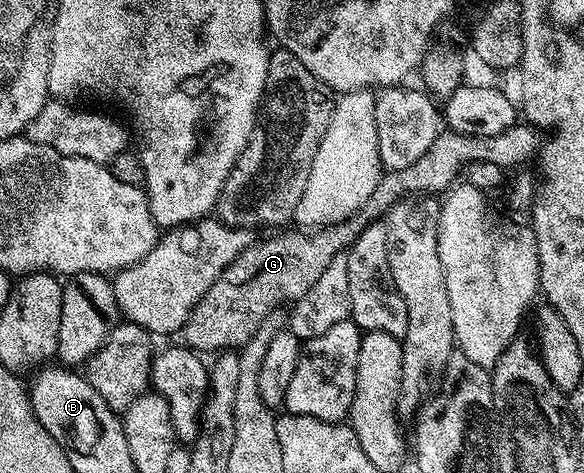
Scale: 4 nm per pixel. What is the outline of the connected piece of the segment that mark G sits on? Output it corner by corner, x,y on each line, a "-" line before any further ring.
518,122
502,134
489,136
463,136
461,132
441,131
425,156
413,165
396,172
385,171
378,186
374,186
374,194
370,194
359,213
349,220
313,232
280,230
269,235
272,236
269,240
257,239
242,254
238,254
238,258
234,258
234,262
230,262
230,266
226,266
226,270
216,279
214,286
206,290
198,306
194,306
182,329
183,343
197,354
239,350
271,312
277,311
278,306
284,306
280,304
287,305
300,300
302,294
306,294
306,290
318,282
322,270
326,270
326,266
330,266
336,256
347,253
365,226
373,220
387,217
388,211
399,200
417,194
447,193
472,163
488,163
504,170
516,168
527,160
535,161
541,143
541,133
527,122

